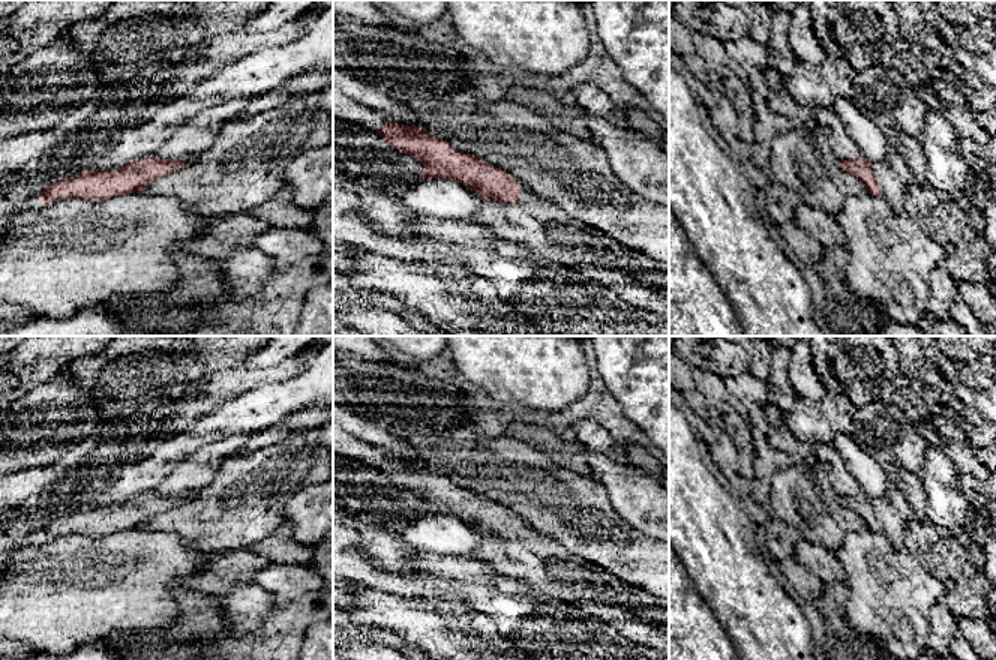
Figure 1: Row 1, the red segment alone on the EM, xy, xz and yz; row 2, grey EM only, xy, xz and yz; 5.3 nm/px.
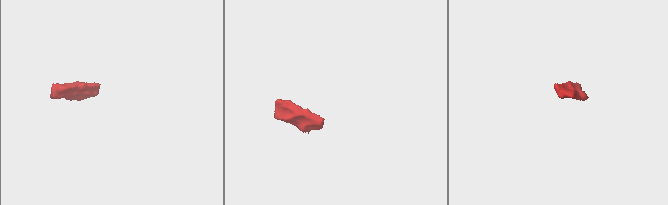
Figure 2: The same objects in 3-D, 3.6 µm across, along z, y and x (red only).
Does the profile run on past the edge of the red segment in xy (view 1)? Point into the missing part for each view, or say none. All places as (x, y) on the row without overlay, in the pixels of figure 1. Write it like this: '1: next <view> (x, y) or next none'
1: next none

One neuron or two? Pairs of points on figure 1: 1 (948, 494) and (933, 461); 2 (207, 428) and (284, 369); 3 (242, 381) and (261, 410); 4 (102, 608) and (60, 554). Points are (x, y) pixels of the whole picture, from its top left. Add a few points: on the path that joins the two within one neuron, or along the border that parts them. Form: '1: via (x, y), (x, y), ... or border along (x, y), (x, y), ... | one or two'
1: via (941, 486), (938, 468) | one
2: border along (299, 375), (276, 383), (263, 383), (231, 398) | two
3: border along (263, 383), (227, 399) | two
4: via (89, 594), (69, 575), (66, 567) | one

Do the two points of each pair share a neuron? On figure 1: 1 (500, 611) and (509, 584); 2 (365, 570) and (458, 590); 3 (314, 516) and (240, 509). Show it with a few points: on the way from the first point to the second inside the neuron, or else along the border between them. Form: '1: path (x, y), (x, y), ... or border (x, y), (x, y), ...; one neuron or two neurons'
1: border (488, 585), (510, 594), (524, 596); two neurons
2: border (468, 587), (465, 603), (447, 603), (440, 599); two neurons
3: border (308, 486), (303, 486), (287, 501), (284, 525); two neurons

